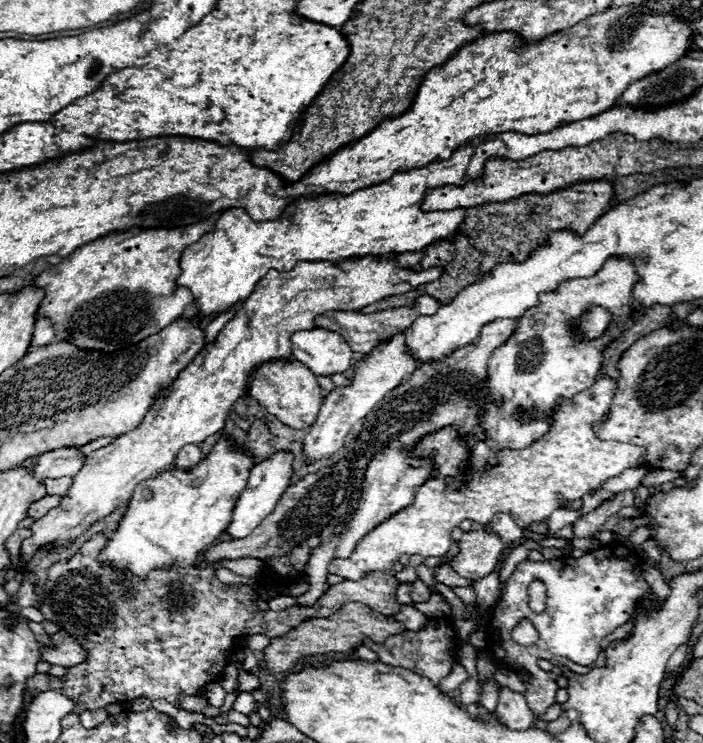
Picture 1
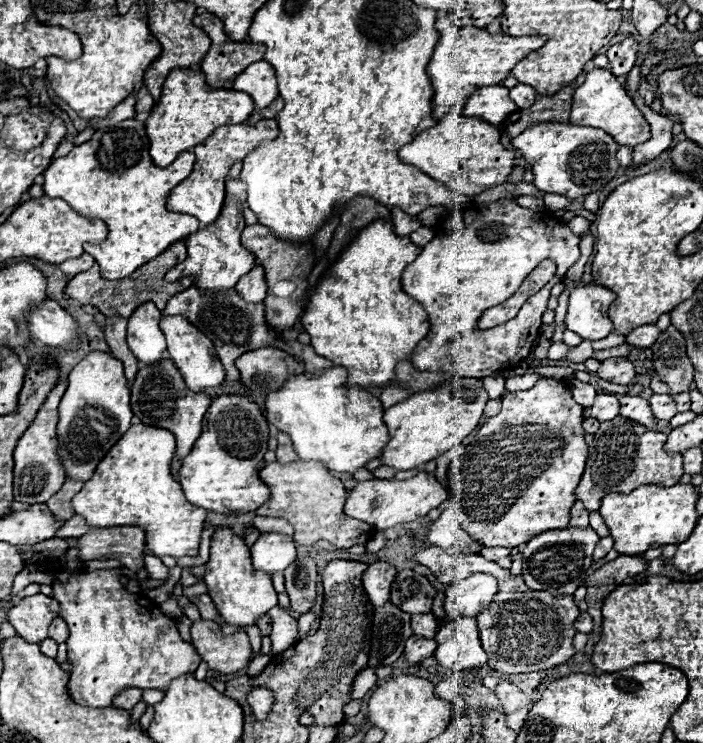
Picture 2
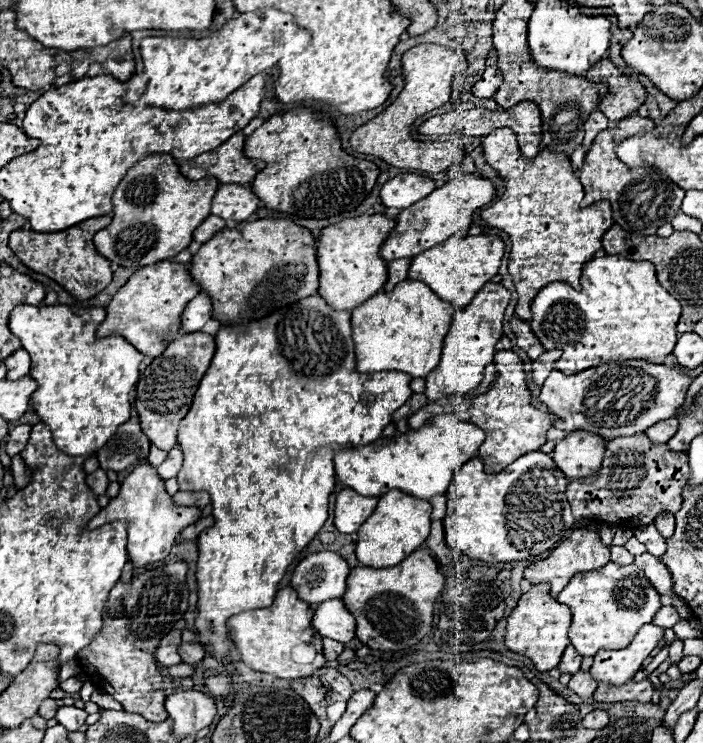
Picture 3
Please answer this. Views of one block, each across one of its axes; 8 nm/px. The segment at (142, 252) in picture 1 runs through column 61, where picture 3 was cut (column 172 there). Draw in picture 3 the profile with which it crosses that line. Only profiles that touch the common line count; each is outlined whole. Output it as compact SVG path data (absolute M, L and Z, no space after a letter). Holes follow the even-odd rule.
M162 260L156 264L140 268L130 280L114 294L112 302L106 308L106 320L98 326L96 336L122 336L134 348L138 348L146 356L160 356L164 348L178 336L180 330L180 316L196 294L200 286L192 282L186 264L176 264L170 260Z

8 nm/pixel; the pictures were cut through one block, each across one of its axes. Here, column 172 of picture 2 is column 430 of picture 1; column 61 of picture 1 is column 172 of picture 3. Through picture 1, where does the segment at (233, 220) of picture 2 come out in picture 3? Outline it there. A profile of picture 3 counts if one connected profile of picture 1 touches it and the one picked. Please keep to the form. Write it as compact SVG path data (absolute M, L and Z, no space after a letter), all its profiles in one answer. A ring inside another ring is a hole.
M142 464L130 472L130 476L122 482L120 494L108 502L106 508L98 512L88 522L88 528L98 528L102 524L118 522L124 520L128 526L128 556L134 568L142 568L150 562L164 560L174 542L176 536L186 528L192 526L194 522L200 520L200 510L198 508L188 508L188 506L174 506L170 494L164 490L164 480L158 478L158 472L150 464Z

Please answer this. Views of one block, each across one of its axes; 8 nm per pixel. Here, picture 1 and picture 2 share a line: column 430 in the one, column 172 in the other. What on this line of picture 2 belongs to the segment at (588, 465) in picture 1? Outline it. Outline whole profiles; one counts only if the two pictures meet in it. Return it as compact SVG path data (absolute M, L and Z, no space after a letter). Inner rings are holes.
M134 424L130 430L114 444L114 448L96 466L92 478L84 482L84 488L72 498L74 512L84 516L90 526L110 528L110 526L142 526L148 536L148 550L154 556L196 556L200 546L200 532L204 528L206 510L198 510L186 502L180 484L170 474L170 462L174 458L174 434L168 430L158 430L154 426Z

